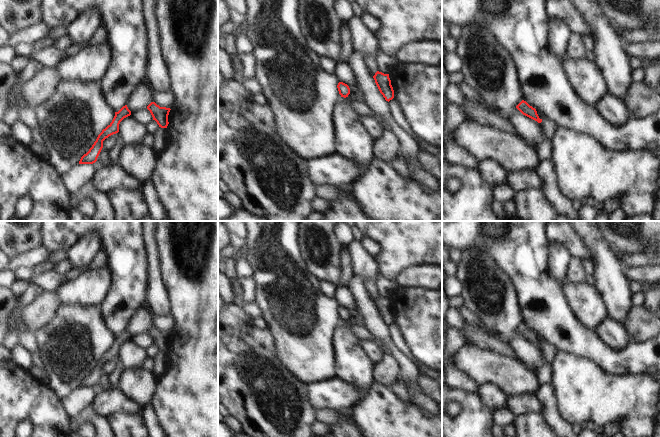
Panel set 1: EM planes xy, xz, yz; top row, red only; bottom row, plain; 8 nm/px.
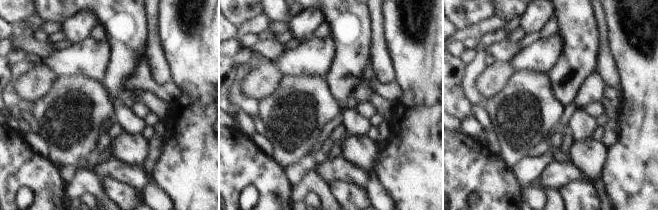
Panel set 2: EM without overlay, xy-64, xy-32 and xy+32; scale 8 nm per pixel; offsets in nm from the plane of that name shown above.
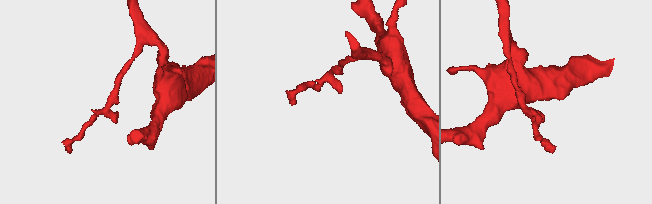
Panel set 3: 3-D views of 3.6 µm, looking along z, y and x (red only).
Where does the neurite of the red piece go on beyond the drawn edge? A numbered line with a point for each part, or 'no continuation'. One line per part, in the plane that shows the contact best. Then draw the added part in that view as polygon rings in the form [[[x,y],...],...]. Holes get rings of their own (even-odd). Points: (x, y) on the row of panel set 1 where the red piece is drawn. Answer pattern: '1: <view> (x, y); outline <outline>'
no continuation

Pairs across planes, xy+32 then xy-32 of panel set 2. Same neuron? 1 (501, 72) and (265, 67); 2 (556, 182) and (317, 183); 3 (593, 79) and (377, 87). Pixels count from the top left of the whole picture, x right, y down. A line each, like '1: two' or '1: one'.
1: one
2: two
3: two

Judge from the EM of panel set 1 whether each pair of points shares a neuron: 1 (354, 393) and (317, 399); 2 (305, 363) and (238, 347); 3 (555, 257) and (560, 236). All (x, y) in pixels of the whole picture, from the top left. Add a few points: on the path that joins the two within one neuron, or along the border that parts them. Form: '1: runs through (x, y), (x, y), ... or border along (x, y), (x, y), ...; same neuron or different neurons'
1: runs through (345, 394), (326, 394); same neuron
2: border along (272, 334), (275, 353), (282, 365), (293, 375); different neurons
3: border along (549, 246), (562, 244), (571, 256); different neurons

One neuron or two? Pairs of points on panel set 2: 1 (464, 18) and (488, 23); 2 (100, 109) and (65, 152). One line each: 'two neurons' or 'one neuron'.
1: two neurons
2: one neuron

